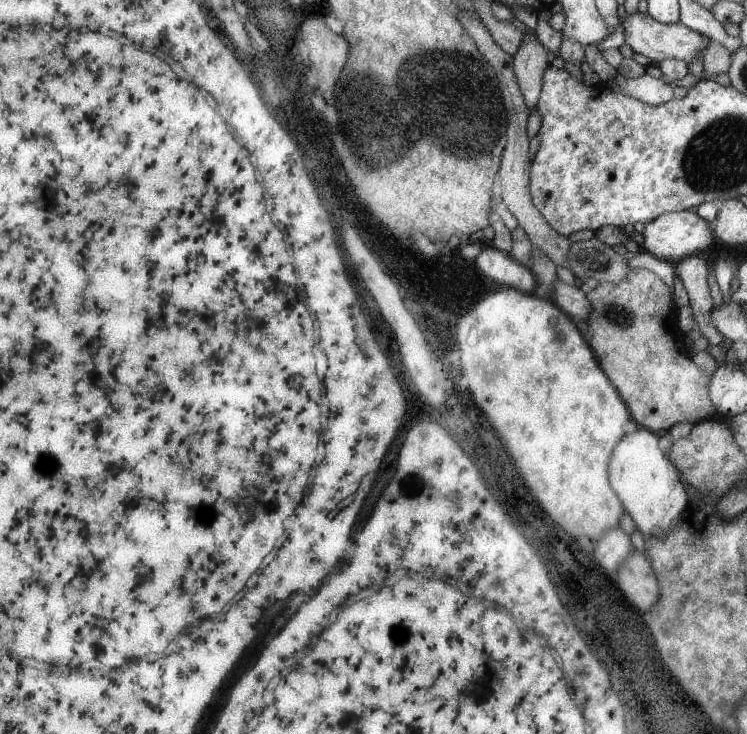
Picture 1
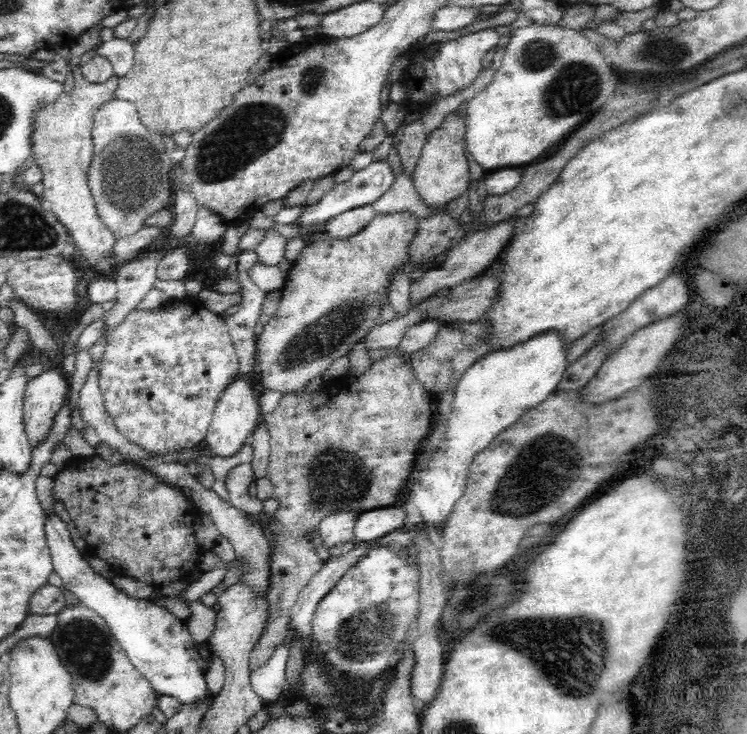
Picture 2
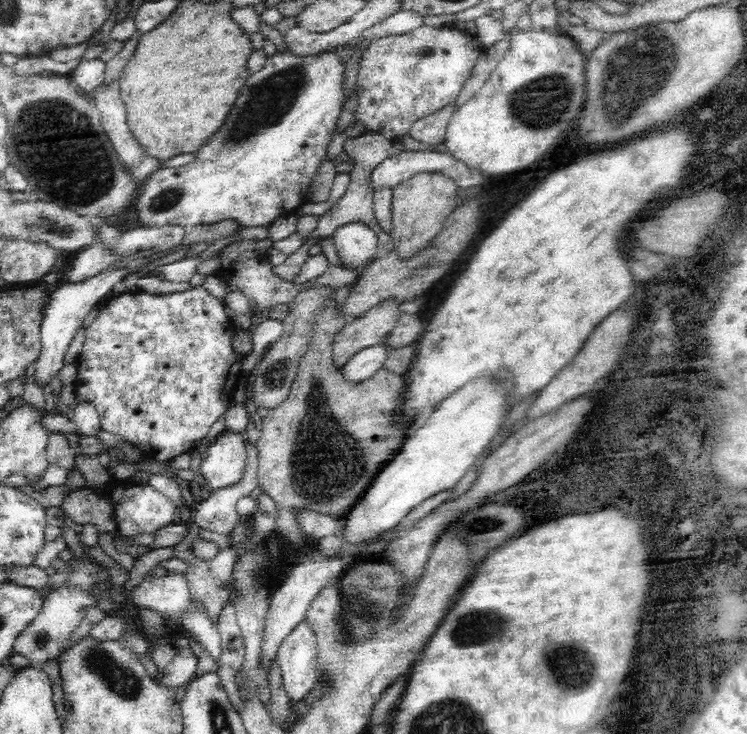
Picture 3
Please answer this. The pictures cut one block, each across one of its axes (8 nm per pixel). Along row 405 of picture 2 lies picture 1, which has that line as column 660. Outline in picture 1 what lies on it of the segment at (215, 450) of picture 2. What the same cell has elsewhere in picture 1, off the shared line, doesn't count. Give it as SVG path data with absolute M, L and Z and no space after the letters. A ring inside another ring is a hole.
M692 211L664 213L644 225L644 231L638 238L642 251L647 251L657 259L674 262L674 264L692 255L701 254L714 242L714 236L710 230L711 224Z

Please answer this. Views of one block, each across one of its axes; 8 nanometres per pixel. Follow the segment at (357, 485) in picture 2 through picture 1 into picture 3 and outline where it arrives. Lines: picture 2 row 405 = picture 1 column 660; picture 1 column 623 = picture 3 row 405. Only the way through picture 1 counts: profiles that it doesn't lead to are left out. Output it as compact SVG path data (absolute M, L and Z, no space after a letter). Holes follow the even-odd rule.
M334 293L326 300L310 324L309 347L301 356L298 364L298 374L291 384L288 396L282 406L272 408L267 416L262 418L262 429L257 440L258 467L257 475L262 492L266 492L278 509L278 519L272 531L282 533L282 539L297 545L305 536L298 526L295 512L298 509L314 510L320 514L335 519L344 517L355 502L363 495L366 484L379 473L382 464L390 462L398 452L404 440L404 430L412 428L401 422L398 406L401 404L401 392L406 386L403 374L390 372L383 366L376 374L366 380L354 383L344 379L341 368L333 361L334 337L348 322L336 307Z

